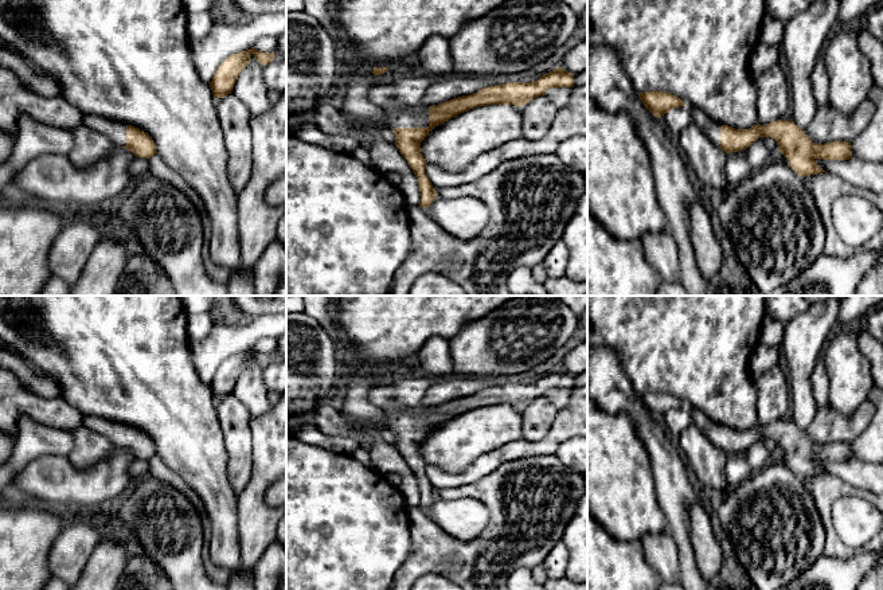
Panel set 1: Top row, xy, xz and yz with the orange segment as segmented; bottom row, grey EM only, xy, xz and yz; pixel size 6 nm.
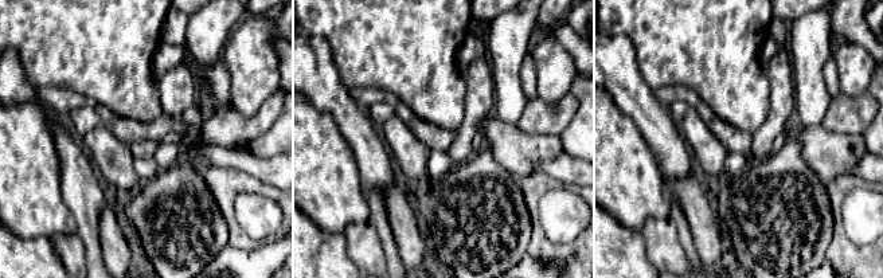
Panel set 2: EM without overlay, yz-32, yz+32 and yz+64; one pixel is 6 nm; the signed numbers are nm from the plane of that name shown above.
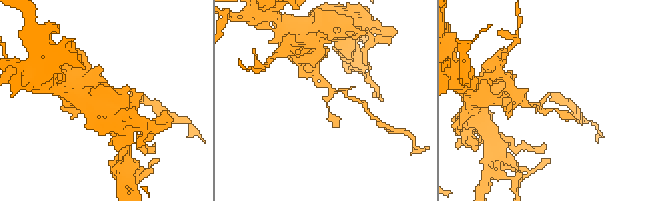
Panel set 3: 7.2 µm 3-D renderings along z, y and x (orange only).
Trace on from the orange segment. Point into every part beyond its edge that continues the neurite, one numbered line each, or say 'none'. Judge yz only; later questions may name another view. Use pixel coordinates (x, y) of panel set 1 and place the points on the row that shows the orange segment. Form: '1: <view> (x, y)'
1: yz (711, 129)

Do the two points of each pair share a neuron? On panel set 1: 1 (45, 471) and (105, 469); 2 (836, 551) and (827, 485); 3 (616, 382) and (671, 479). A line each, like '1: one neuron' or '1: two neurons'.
1: one neuron
2: one neuron
3: one neuron

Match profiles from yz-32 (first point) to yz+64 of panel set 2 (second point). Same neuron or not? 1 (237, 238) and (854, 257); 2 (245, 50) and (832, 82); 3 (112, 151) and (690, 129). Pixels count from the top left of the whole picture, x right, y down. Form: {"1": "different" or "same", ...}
{"1": "same", "2": "different", "3": "same"}

